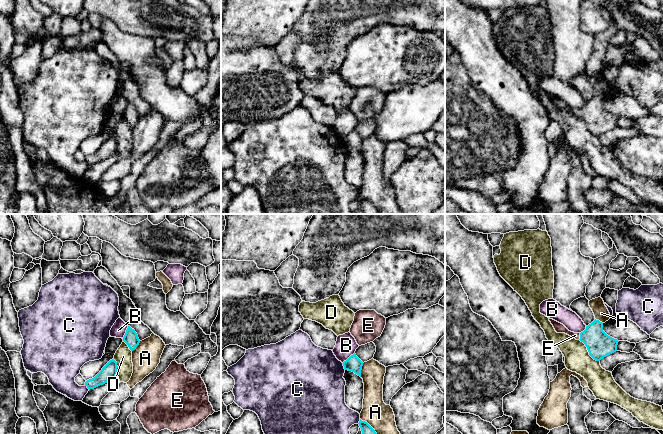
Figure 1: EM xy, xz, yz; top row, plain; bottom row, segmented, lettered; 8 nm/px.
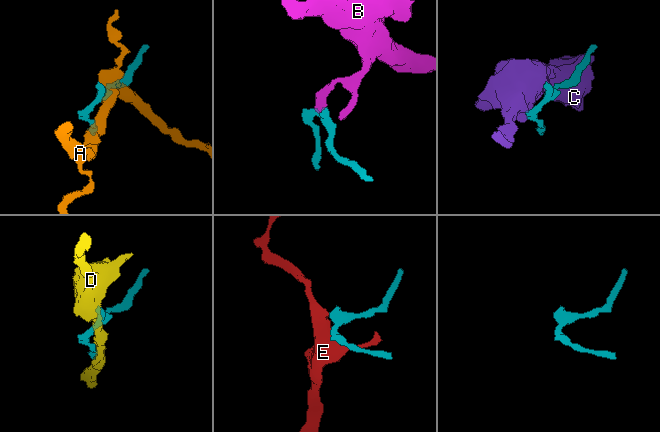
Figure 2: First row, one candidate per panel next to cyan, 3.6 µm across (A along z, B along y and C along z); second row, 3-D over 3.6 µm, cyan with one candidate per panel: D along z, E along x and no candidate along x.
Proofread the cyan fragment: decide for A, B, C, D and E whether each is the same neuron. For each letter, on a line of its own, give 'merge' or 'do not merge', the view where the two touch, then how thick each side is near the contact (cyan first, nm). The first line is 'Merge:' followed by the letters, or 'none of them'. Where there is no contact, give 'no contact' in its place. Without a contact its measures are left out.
Merge: E
A: do not merge; meets cyan in xz; 120 nm thick on the cyan side, 190 nm on the other
B: do not merge; meets cyan in xy; 110 nm thick on the cyan side, 120 nm on the other
C: do not merge; meets cyan in xz; 120 nm thick on the cyan side, 460 nm on the other
D: do not merge; meets cyan in yz; 200 nm thick on the cyan side, 200 nm on the other
E: merge; meets cyan in yz; 200 nm thick on the cyan side, 80 nm on the other

